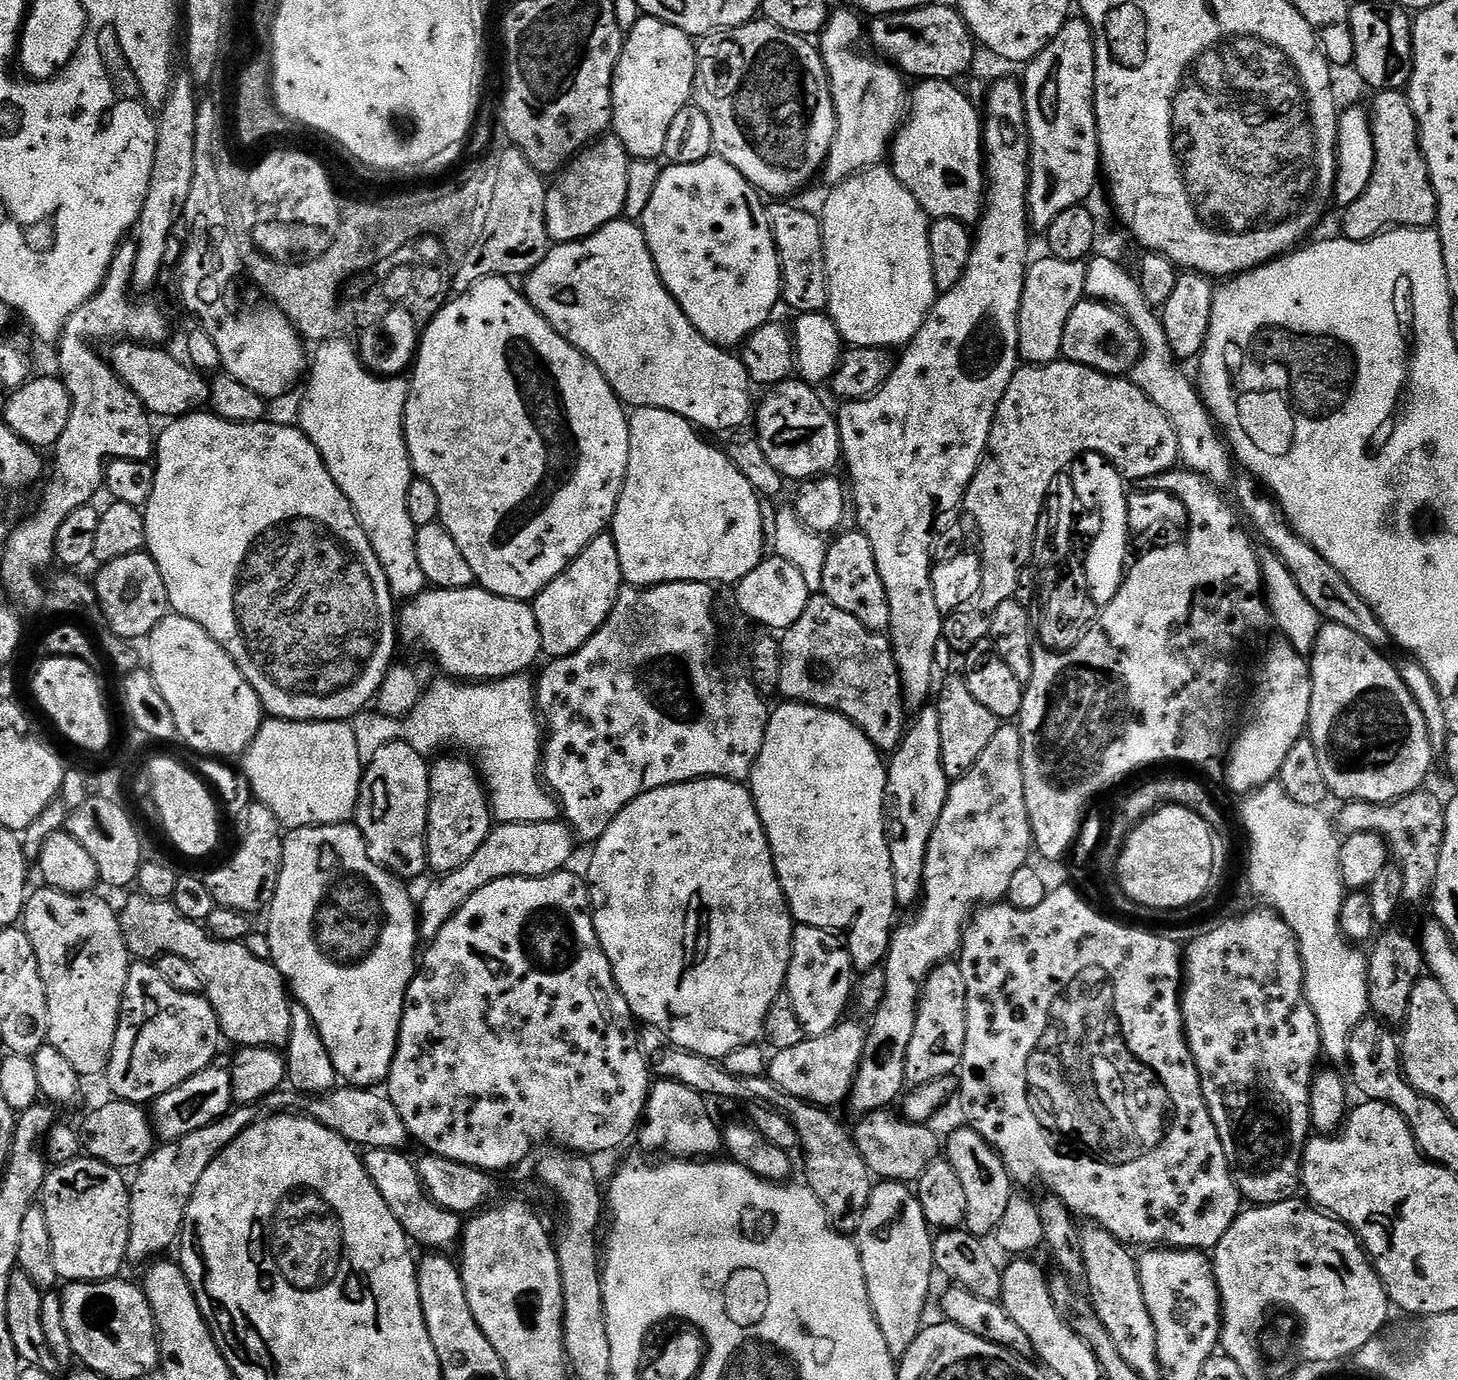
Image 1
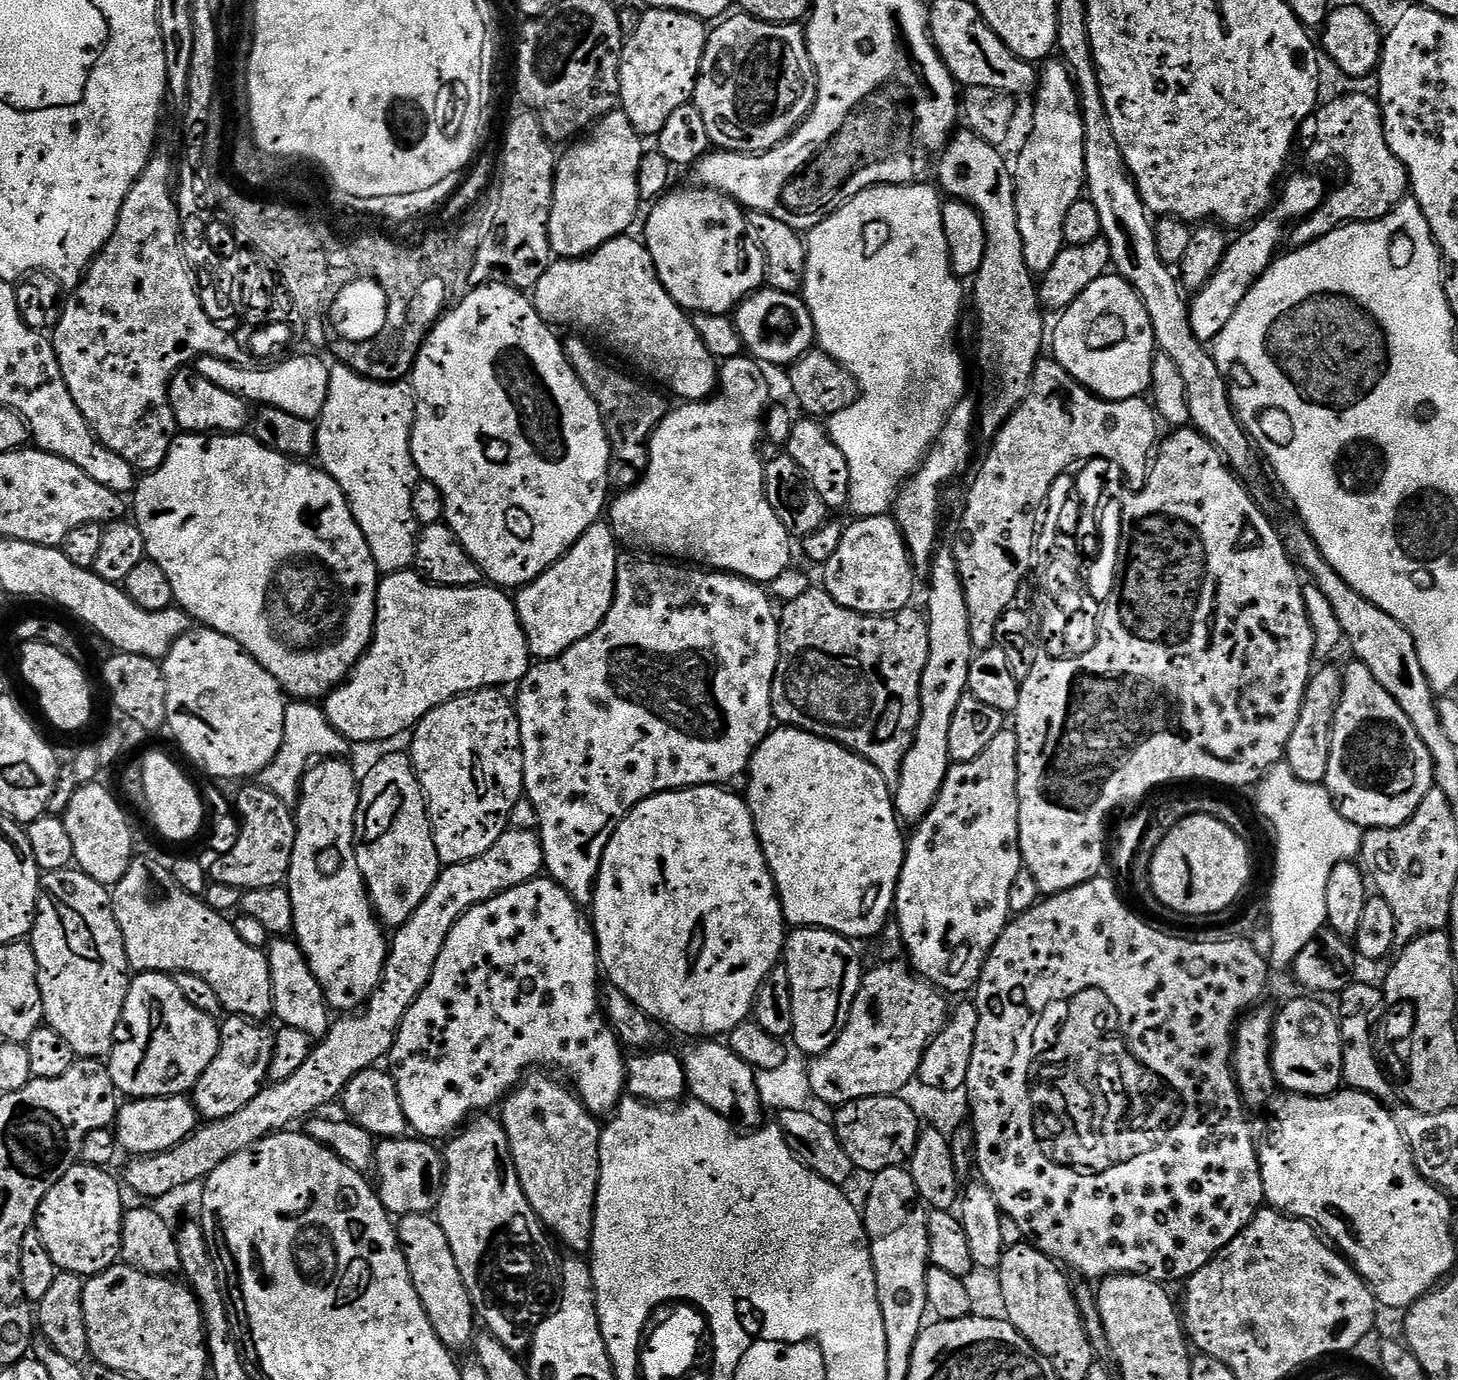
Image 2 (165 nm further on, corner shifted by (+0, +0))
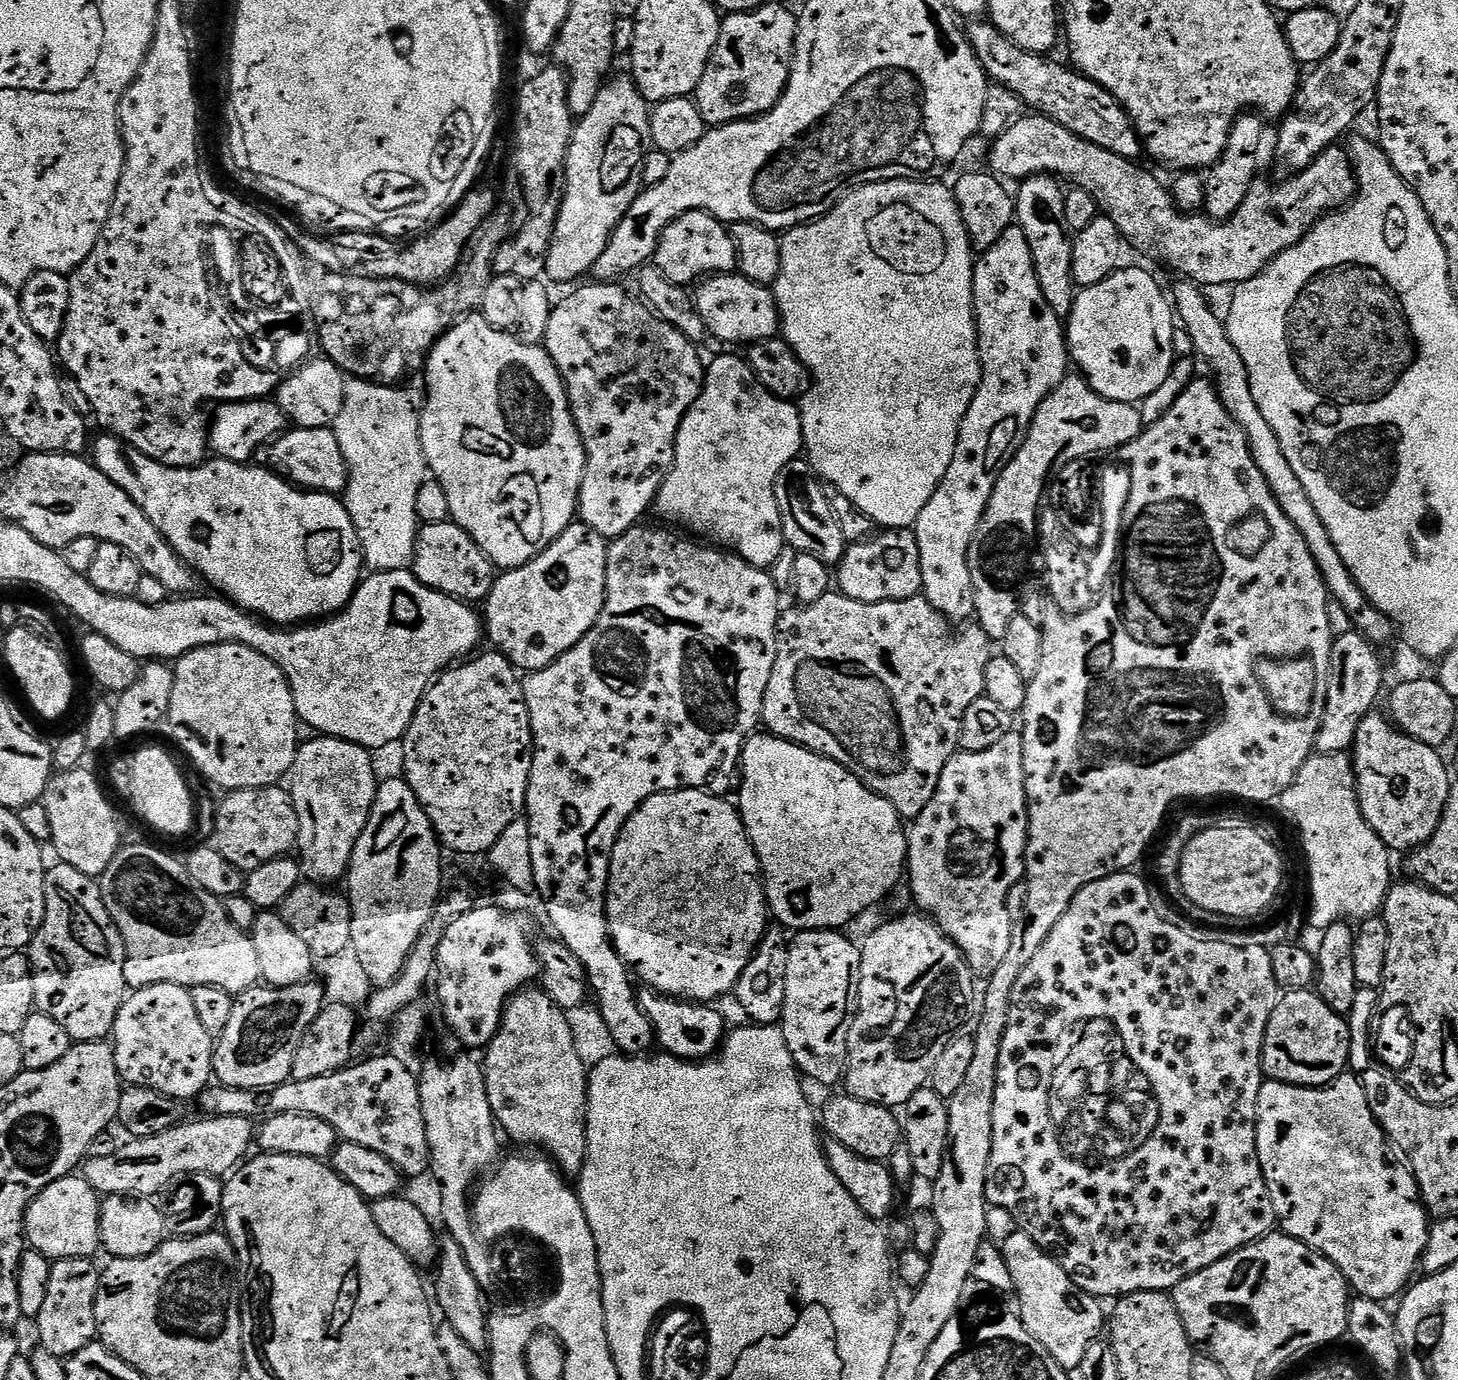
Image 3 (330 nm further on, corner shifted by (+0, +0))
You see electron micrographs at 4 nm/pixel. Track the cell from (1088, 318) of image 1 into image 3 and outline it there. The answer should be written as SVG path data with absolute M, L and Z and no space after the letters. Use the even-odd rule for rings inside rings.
M1122 268L1108 279L1081 289L1072 301L1071 314L1066 317L1065 340L1071 361L1099 396L1123 404L1140 404L1164 383L1176 359L1174 334L1175 309L1155 278L1142 268Z

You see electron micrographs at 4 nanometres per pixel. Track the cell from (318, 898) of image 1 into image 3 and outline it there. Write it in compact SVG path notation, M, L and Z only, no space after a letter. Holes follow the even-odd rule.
M317 735L311 740L303 741L297 747L296 762L292 765L290 773L290 781L292 780L290 795L300 822L298 852L301 852L299 855L307 871L309 868L317 876L313 876L317 881L332 882L328 880L345 879L348 865L352 863L354 846L366 826L368 815L372 813L376 801L378 779L376 780L376 768L372 765L372 756L373 753L363 748L361 744L339 740L333 736Z

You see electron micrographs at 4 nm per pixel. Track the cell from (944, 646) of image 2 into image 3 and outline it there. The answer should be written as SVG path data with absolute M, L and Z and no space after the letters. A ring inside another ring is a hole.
M1019 226L1008 228L1006 234L1002 234L1002 238L998 238L998 242L994 242L994 246L990 246L990 250L979 253L972 270L972 309L976 311L976 345L980 351L980 385L970 402L970 410L966 410L966 414L962 418L962 426L958 430L958 442L954 446L954 458L950 458L950 470L946 470L946 474L942 478L938 490L934 490L930 502L926 502L926 506L922 506L922 514L918 514L914 525L916 541L918 542L918 558L922 566L922 594L930 602L930 606L934 606L934 610L938 610L938 614L942 614L956 626L967 625L976 614L976 595L968 565L968 551L970 550L970 542L982 522L982 514L990 502L990 494L994 494L994 486L1000 477L1000 470L1017 447L1018 441L1032 424L1032 419L1040 403L1064 381L1064 377L1070 372L1065 325L1062 323L1061 317L1056 316L1054 310L1050 310L1046 298L1042 298L1042 286L1038 286L1038 274L1034 270L1034 258L1030 254L1030 242L1026 242L1026 234Z

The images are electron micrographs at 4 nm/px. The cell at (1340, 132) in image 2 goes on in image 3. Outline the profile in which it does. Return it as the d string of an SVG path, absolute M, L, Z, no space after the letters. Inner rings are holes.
M1024 114L1015 119L1008 129L991 141L992 149L988 152L987 167L995 175L1005 181L1023 182L1030 176L1049 175L1061 181L1069 180L1069 185L1086 190L1094 198L1097 209L1118 226L1121 237L1128 240L1144 256L1152 260L1161 260L1172 272L1177 272L1187 283L1201 289L1220 288L1223 284L1235 286L1254 278L1278 254L1290 250L1314 225L1325 216L1343 209L1352 203L1358 192L1356 174L1351 159L1343 147L1327 148L1306 170L1296 176L1281 179L1280 184L1272 188L1272 184L1264 178L1257 178L1250 186L1250 194L1246 194L1246 202L1238 206L1238 210L1229 220L1209 220L1204 214L1189 214L1180 211L1172 200L1172 193L1167 187L1160 185L1160 180L1152 172L1139 168L1136 160L1127 160L1118 154L1110 154L1110 150L1102 150L1102 146L1094 146L1094 142L1086 142L1078 138L1078 134L1070 134L1066 126L1054 122L1048 116Z

